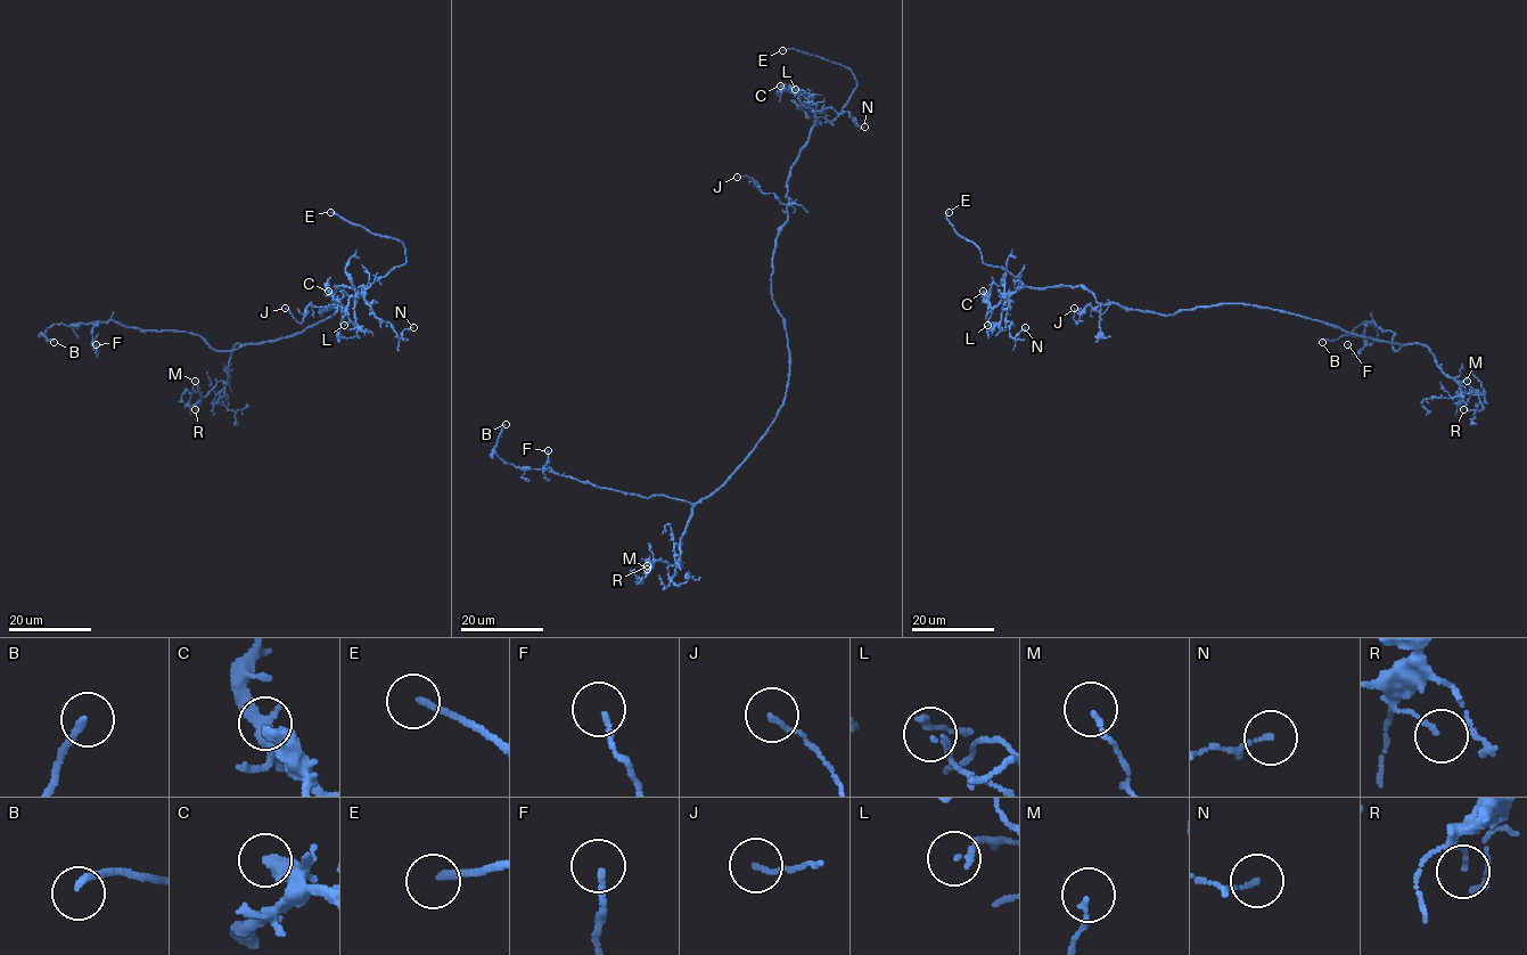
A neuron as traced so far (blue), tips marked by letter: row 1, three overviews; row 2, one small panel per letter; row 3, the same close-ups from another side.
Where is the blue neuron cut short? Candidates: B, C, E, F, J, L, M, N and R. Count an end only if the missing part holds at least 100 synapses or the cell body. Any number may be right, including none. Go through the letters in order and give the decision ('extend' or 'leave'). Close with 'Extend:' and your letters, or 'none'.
B: leave
C: leave
E: extend
F: leave
J: leave
L: leave
M: leave
N: leave
R: leave
Extend: E

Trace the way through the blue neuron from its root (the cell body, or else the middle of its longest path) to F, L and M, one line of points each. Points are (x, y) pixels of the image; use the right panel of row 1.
F: (1257, 305), (1401, 348), (1394, 349), (1395, 335), (1373, 320), (1364, 328), (1357, 357), (1347, 344)
L: (1257, 305), (1217, 304), (1160, 316), (1100, 304), (1081, 286), (1023, 287), (1003, 299), (1001, 321), (987, 325)
M: (1257, 305), (1386, 342), (1420, 343), (1445, 374), (1462, 381), (1459, 397), (1471, 392), (1467, 381)

